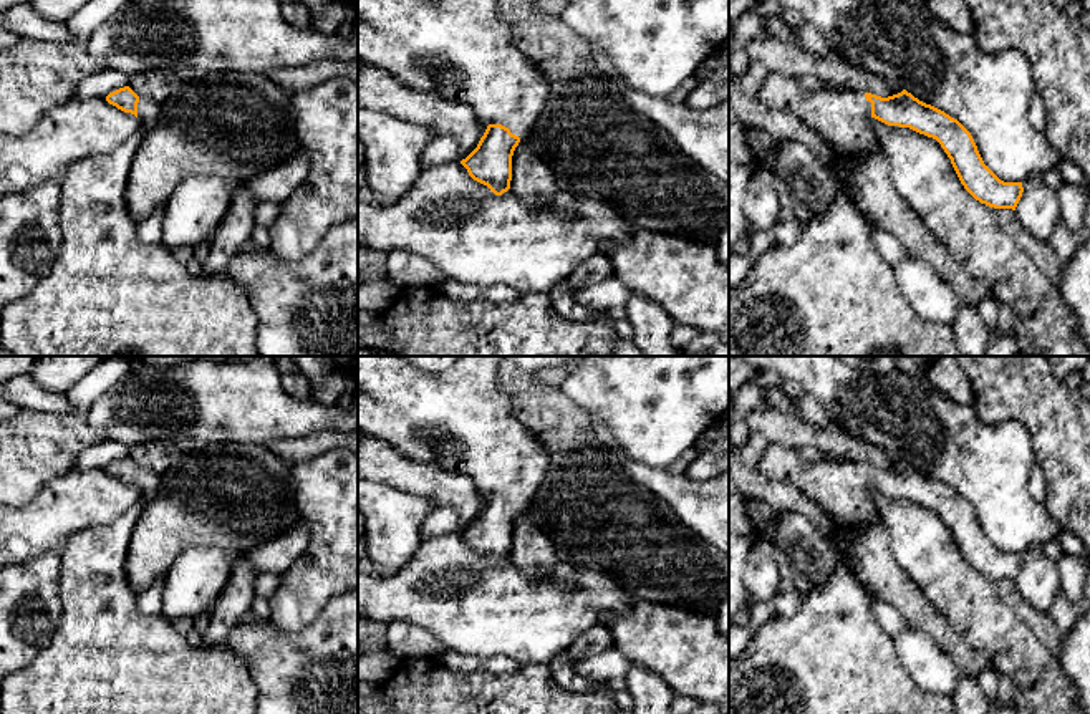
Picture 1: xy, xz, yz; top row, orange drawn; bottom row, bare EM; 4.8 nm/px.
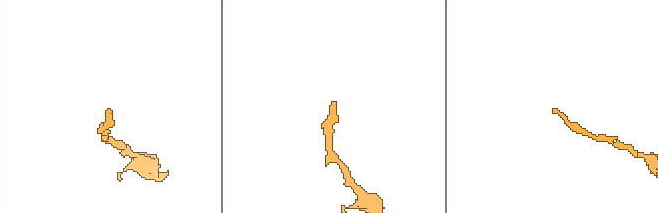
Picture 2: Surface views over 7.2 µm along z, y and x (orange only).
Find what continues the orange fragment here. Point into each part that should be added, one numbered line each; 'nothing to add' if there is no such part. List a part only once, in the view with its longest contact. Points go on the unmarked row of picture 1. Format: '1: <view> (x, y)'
1: xz (459, 419)

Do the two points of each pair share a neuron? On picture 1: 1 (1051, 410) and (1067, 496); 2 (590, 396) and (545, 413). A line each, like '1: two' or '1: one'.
1: one
2: two

